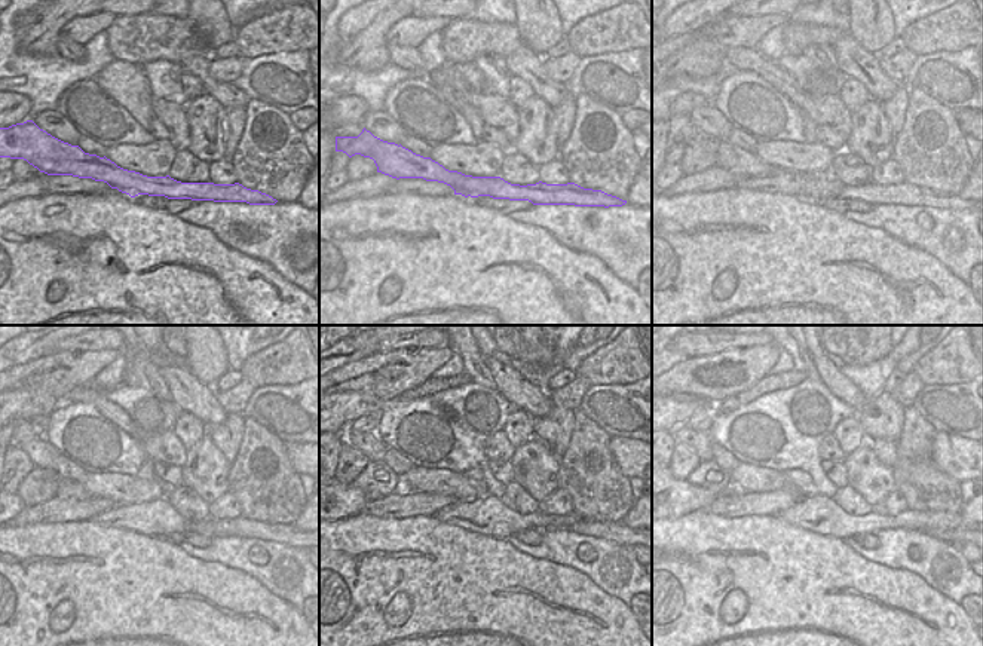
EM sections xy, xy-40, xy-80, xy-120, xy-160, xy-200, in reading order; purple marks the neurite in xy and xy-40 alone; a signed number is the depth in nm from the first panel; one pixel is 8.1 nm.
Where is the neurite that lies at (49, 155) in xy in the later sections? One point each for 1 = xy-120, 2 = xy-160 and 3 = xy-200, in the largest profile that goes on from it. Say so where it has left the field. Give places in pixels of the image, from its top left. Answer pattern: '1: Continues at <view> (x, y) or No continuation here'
1: Continues at xy-120 (238, 527)
2: Continues at xy-160 (618, 532)
3: Continues at xy-200 (954, 536).

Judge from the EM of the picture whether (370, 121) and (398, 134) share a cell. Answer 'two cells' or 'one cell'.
one cell

